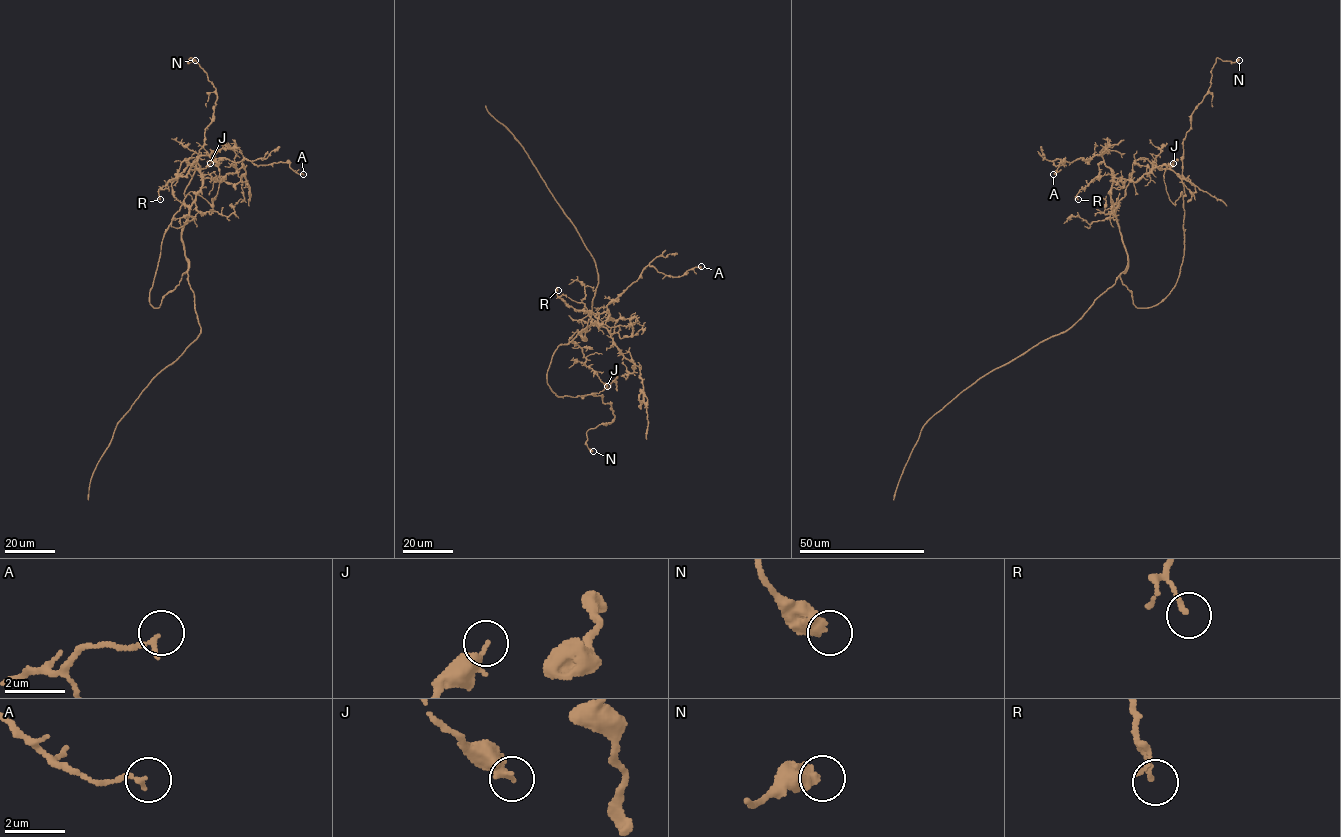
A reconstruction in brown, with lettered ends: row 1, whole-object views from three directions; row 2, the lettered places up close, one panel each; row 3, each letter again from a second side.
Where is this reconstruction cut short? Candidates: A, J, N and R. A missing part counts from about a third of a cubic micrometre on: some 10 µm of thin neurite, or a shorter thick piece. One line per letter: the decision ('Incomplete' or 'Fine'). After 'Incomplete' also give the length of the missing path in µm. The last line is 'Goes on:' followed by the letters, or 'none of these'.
A: Fine
J: Fine
N: Fine
R: Fine
Goes on: none of these

